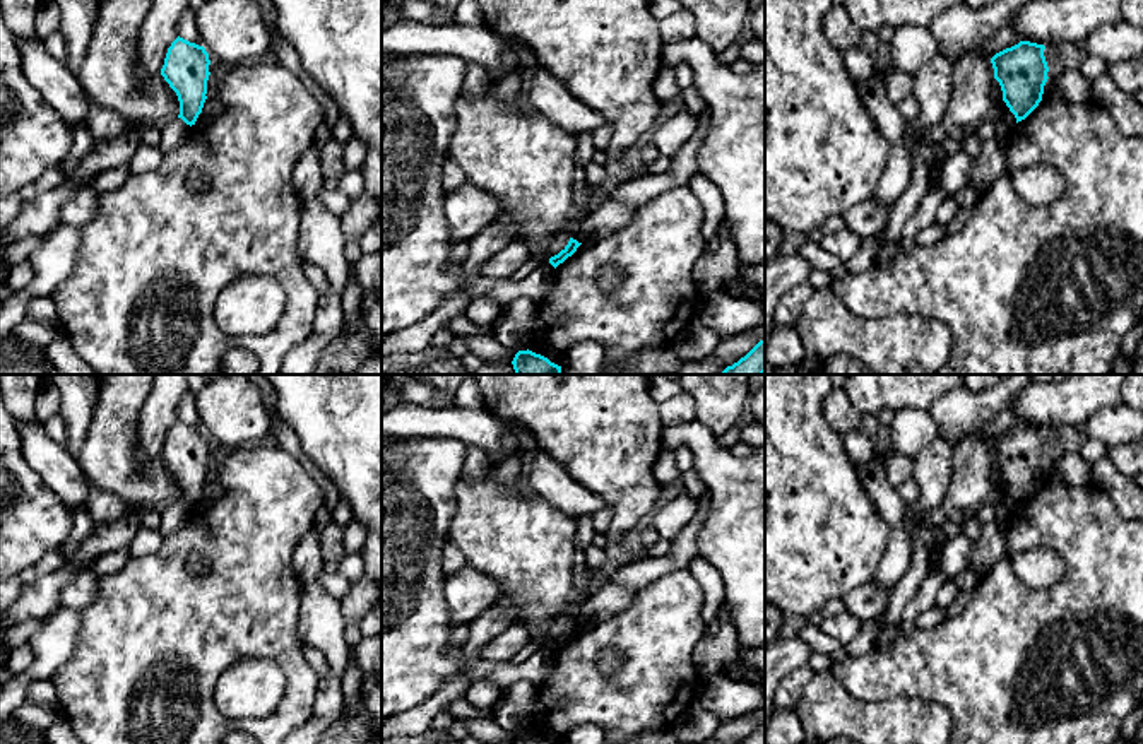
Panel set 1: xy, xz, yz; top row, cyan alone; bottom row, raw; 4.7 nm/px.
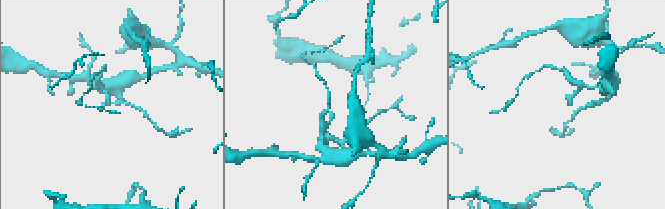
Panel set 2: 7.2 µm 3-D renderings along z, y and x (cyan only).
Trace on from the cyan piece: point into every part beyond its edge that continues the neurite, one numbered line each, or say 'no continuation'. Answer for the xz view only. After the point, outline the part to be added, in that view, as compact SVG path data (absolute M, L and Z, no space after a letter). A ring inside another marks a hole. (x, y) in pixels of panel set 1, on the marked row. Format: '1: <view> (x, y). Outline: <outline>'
no continuation

